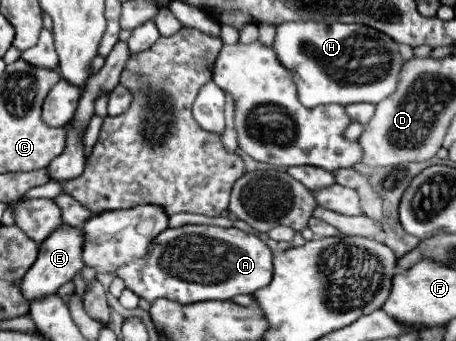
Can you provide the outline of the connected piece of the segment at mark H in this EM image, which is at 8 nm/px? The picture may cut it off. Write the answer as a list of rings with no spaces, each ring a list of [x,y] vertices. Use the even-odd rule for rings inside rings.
[[[287,21],[277,27],[275,35],[275,53],[289,71],[295,73],[295,85],[299,89],[299,99],[305,107],[317,105],[351,105],[351,103],[379,103],[389,97],[399,83],[399,73],[403,67],[401,53],[397,51],[397,43],[389,39],[389,35],[381,35],[381,31],[373,31],[365,25],[347,25],[347,23],[321,23],[321,21]]]

